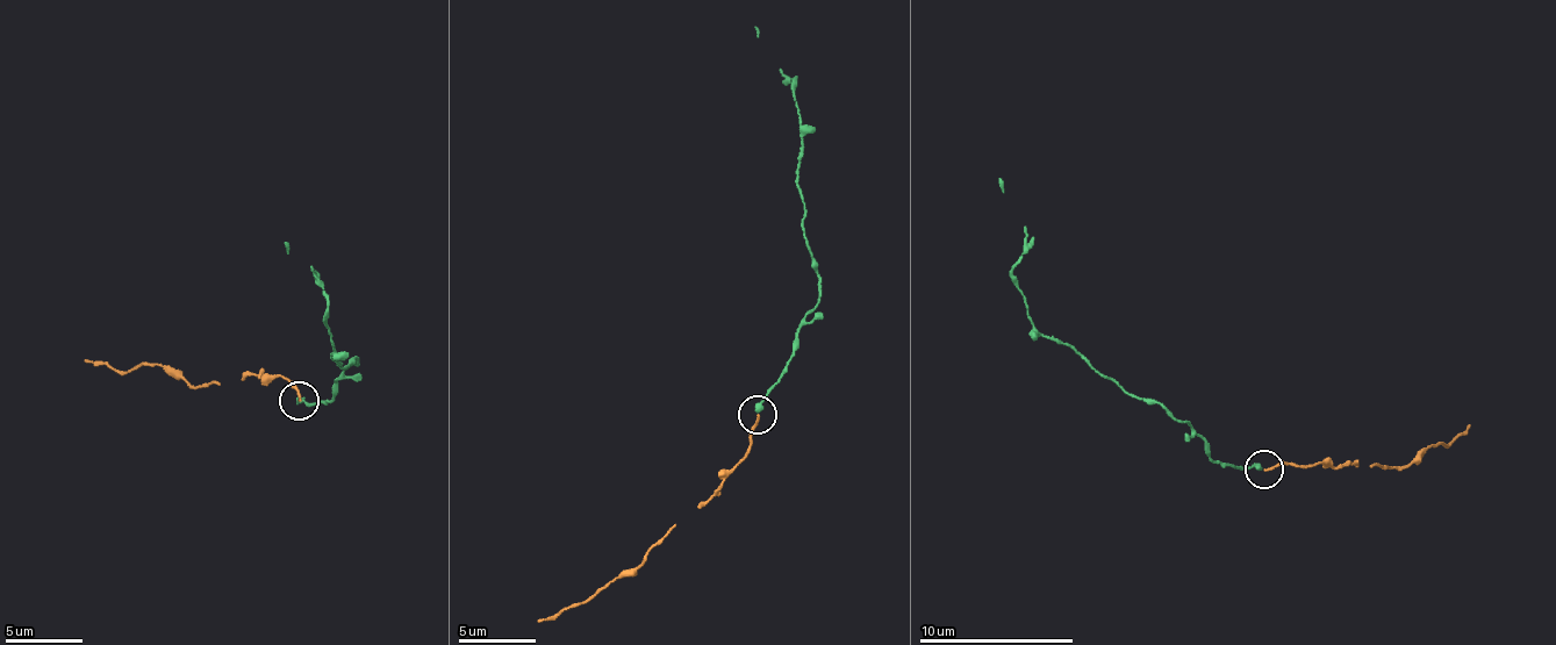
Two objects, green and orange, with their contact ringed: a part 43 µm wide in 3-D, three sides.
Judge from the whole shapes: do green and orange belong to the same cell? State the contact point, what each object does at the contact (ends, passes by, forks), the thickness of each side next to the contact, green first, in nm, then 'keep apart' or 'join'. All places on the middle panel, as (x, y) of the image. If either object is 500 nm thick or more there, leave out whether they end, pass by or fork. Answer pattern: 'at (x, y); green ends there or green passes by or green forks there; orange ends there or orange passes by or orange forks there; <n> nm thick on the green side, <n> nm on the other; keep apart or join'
at (757, 415); green ends there; orange ends there; 280 nm thick on the green side, 140 nm on the other; join

